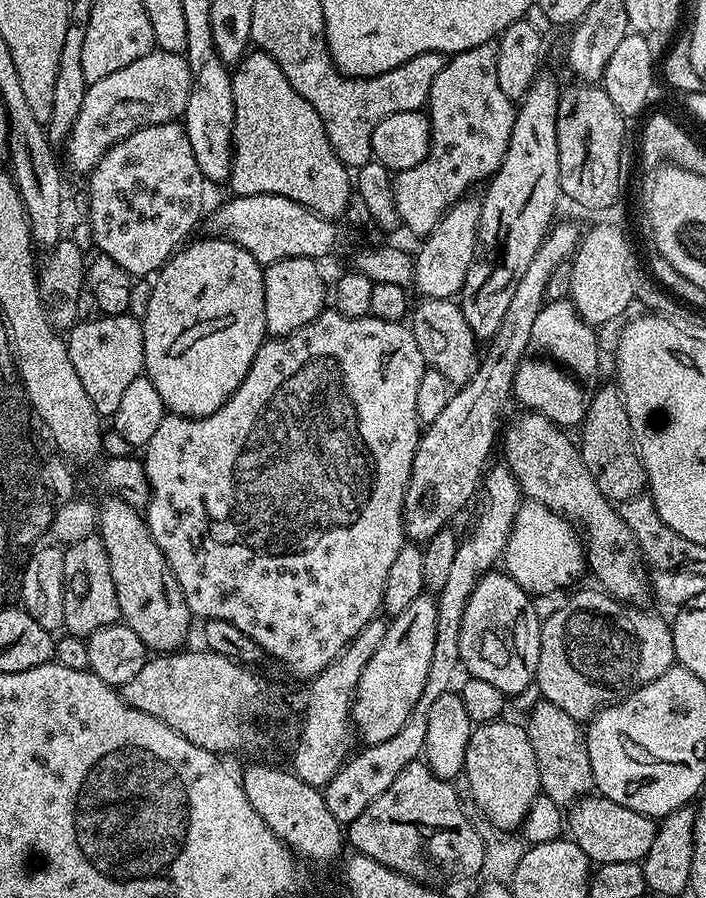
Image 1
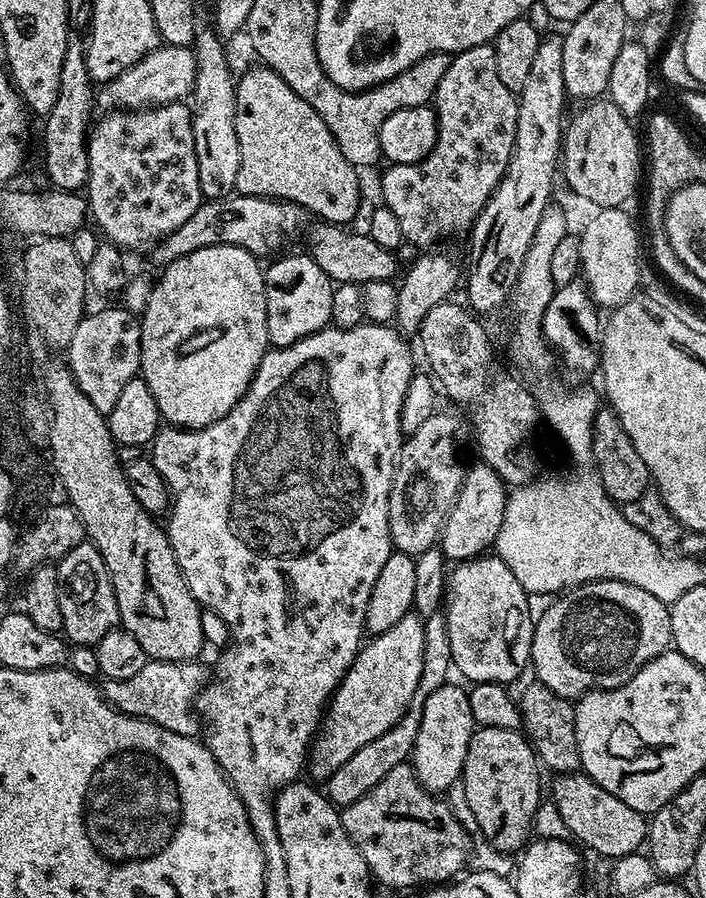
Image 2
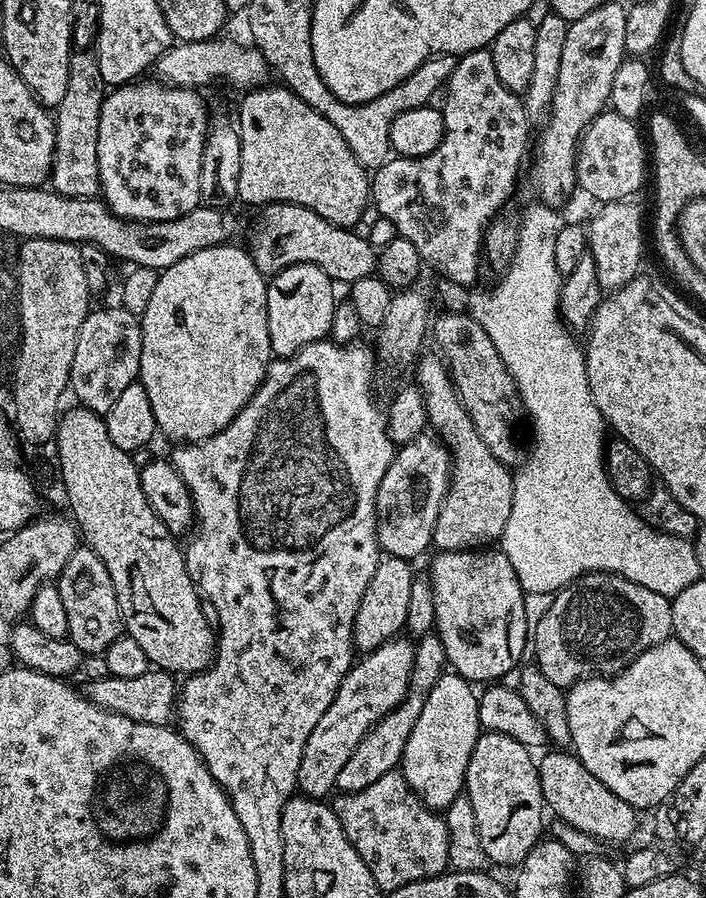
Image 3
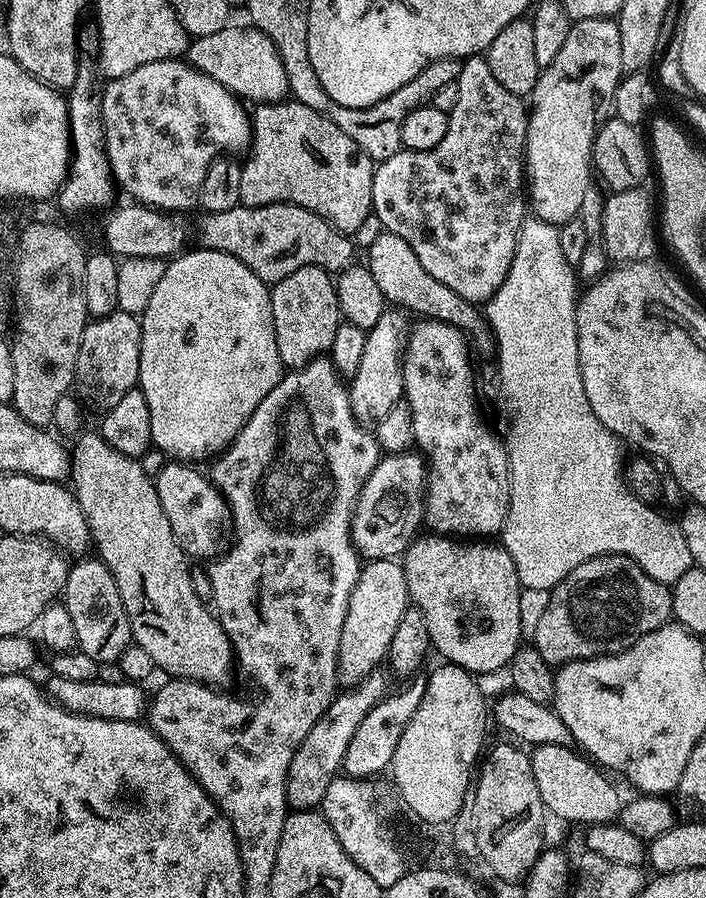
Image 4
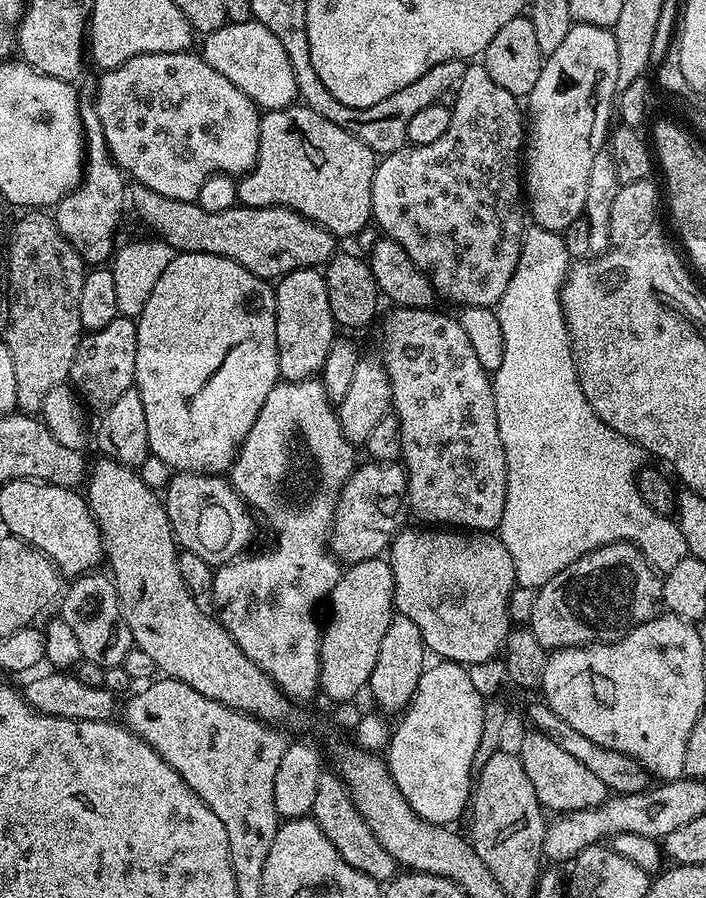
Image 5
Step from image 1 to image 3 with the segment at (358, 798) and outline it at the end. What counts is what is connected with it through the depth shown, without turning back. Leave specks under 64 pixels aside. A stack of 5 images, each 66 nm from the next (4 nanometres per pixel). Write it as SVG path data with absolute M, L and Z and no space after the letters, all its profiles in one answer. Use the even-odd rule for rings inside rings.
M435 634L419 637L412 649L412 669L410 670L410 682L404 697L394 710L381 718L380 721L354 746L348 761L338 770L336 788L341 793L366 790L370 782L378 782L382 774L393 771L399 765L402 754L406 750L406 738L410 738L410 730L414 730L414 722L418 722L418 714L422 714L422 706L426 706L426 698L430 690L434 690L434 682L438 682L440 676L445 675L446 650L442 646L442 638Z

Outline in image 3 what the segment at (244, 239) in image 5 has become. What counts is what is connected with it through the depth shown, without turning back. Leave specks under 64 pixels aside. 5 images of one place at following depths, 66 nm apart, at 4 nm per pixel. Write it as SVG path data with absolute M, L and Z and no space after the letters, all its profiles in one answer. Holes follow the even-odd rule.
M266 204L259 209L260 217L252 224L252 261L266 278L295 264L313 264L323 270L333 282L350 286L358 278L377 271L377 249L368 238L358 238L351 228L340 228L326 222L314 210L301 204Z

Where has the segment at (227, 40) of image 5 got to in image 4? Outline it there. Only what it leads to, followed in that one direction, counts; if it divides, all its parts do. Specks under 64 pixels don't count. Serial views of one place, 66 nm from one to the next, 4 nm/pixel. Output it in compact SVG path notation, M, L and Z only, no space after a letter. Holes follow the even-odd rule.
M229 26L218 30L218 34L197 36L188 45L186 60L202 74L210 74L210 78L222 82L222 86L229 88L241 101L252 100L253 105L275 104L289 95L282 58L278 58L274 42L257 28Z

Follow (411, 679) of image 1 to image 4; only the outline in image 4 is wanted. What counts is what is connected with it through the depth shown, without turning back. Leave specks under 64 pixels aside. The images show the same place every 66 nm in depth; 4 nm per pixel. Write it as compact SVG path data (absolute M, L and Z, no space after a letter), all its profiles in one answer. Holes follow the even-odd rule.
M380 670L372 671L360 683L351 685L347 690L333 696L328 710L322 714L322 718L318 718L318 722L314 722L314 730L310 730L306 738L302 738L302 742L294 750L294 758L290 758L290 770L286 774L286 798L289 809L319 809L330 782L341 771L346 746L350 746L354 730L362 726L362 718L366 718L366 714L370 714L372 707L384 699L389 691L388 680L382 673Z

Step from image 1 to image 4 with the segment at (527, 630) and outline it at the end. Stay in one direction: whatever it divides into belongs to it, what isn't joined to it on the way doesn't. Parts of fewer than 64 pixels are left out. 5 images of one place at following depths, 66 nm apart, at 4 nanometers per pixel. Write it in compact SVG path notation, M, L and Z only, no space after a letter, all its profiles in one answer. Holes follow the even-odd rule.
M427 534L421 535L413 540L402 557L404 573L406 574L406 586L408 587L409 601L415 607L422 610L422 616L426 618L426 630L433 649L436 648L444 655L443 659L449 664L457 664L460 668L473 674L480 672L496 672L499 668L507 669L512 663L514 654L522 647L522 637L520 635L520 623L518 622L518 598L520 597L520 579L514 566L514 558L510 558L507 550L496 542L469 542L464 538L453 538L447 534Z

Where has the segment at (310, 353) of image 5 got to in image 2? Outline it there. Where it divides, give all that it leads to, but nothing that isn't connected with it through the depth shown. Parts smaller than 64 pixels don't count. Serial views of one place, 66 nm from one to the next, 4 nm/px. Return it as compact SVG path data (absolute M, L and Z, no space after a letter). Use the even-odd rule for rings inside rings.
M281 255L276 258L281 260L273 259L273 264L264 268L266 330L272 348L285 348L310 334L321 332L329 327L332 319L330 302L334 302L334 282L322 270L322 266L312 260L311 255L303 255Z

